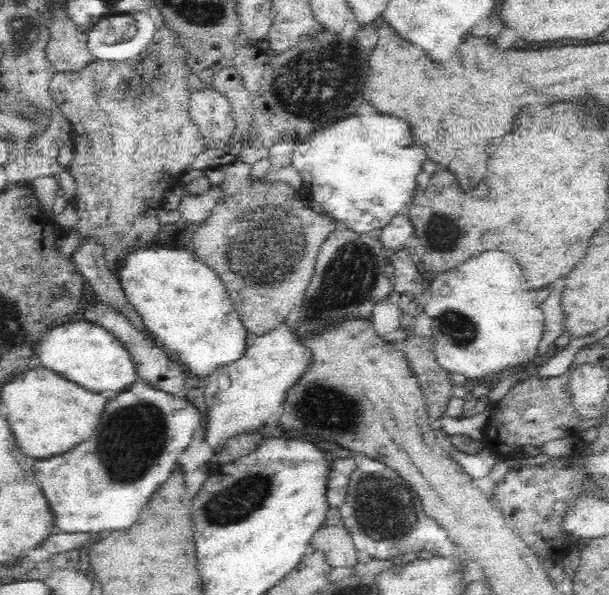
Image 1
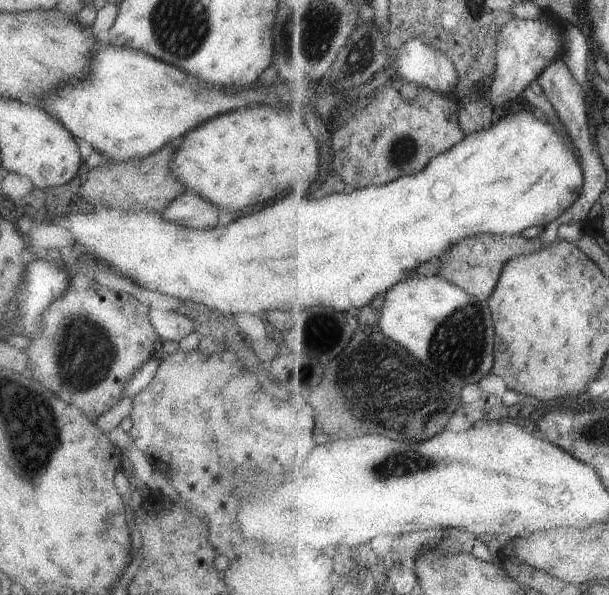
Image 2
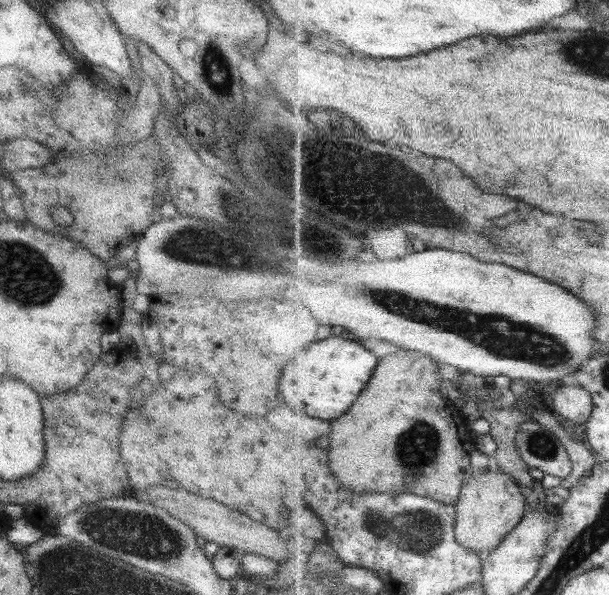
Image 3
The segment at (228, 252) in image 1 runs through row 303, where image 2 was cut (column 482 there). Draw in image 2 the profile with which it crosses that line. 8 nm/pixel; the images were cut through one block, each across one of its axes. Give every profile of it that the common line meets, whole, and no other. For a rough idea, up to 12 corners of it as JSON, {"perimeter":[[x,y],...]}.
{"perimeter":[[481,233],[431,260],[453,284],[488,300],[504,267],[539,252],[539,237]]}

